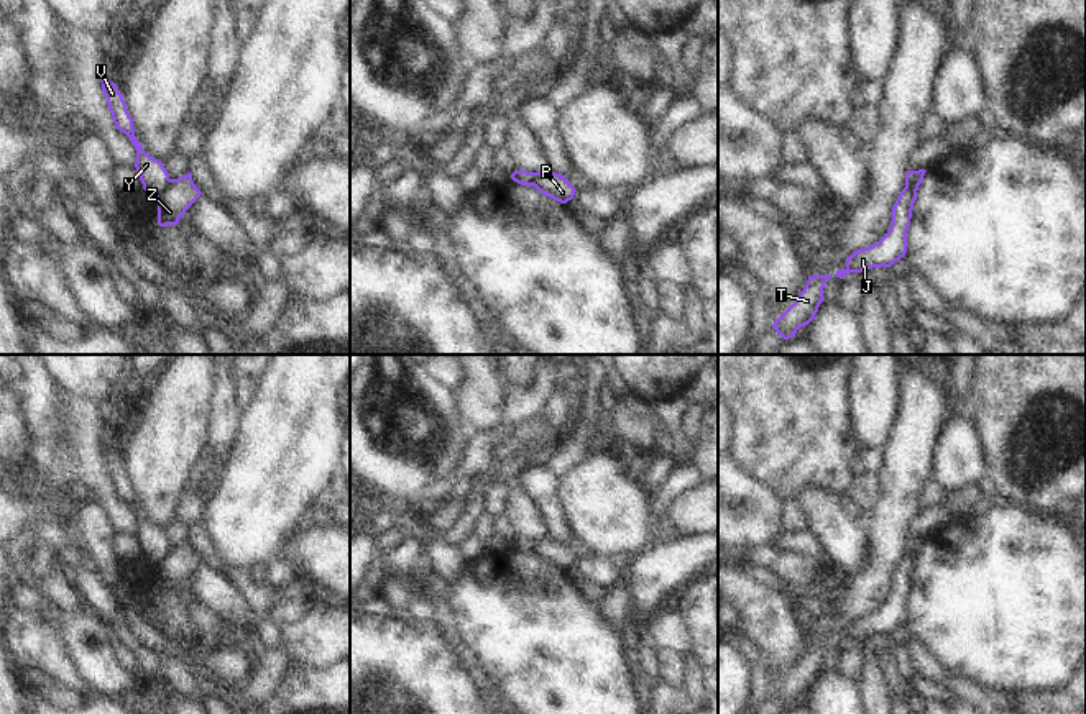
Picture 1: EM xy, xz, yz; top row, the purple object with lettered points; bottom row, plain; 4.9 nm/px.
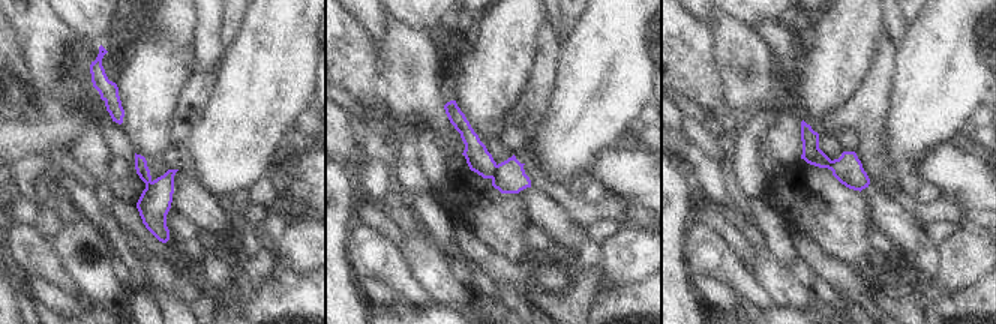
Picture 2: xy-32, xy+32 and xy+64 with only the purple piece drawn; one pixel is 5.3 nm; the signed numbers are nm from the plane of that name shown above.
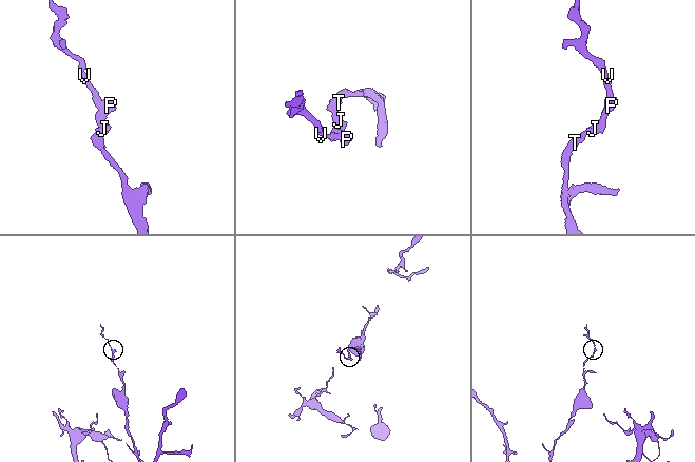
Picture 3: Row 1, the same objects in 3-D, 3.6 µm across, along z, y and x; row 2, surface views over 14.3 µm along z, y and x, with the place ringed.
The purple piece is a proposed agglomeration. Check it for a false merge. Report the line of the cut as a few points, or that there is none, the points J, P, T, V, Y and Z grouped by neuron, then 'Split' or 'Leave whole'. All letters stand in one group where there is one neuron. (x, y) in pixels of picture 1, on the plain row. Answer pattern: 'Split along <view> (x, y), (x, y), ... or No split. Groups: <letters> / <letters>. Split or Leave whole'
Split along xy (170, 547), (156, 565). Groups: J P T Z / V Y. Split

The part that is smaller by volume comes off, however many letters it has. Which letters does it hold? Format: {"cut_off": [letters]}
{"cut_off": ["V", "Y"]}

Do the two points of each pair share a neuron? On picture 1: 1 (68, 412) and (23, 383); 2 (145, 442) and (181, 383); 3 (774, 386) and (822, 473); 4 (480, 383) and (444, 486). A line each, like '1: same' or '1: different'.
1: different
2: same
3: same
4: different

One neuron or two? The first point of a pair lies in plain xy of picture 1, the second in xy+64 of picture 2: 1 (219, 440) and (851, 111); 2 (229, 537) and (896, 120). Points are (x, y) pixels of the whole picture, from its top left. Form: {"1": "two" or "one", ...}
{"1": "one", "2": "one"}

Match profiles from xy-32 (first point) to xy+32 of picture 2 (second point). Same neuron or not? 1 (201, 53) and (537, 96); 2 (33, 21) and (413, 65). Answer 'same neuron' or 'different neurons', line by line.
1: same neuron
2: different neurons

